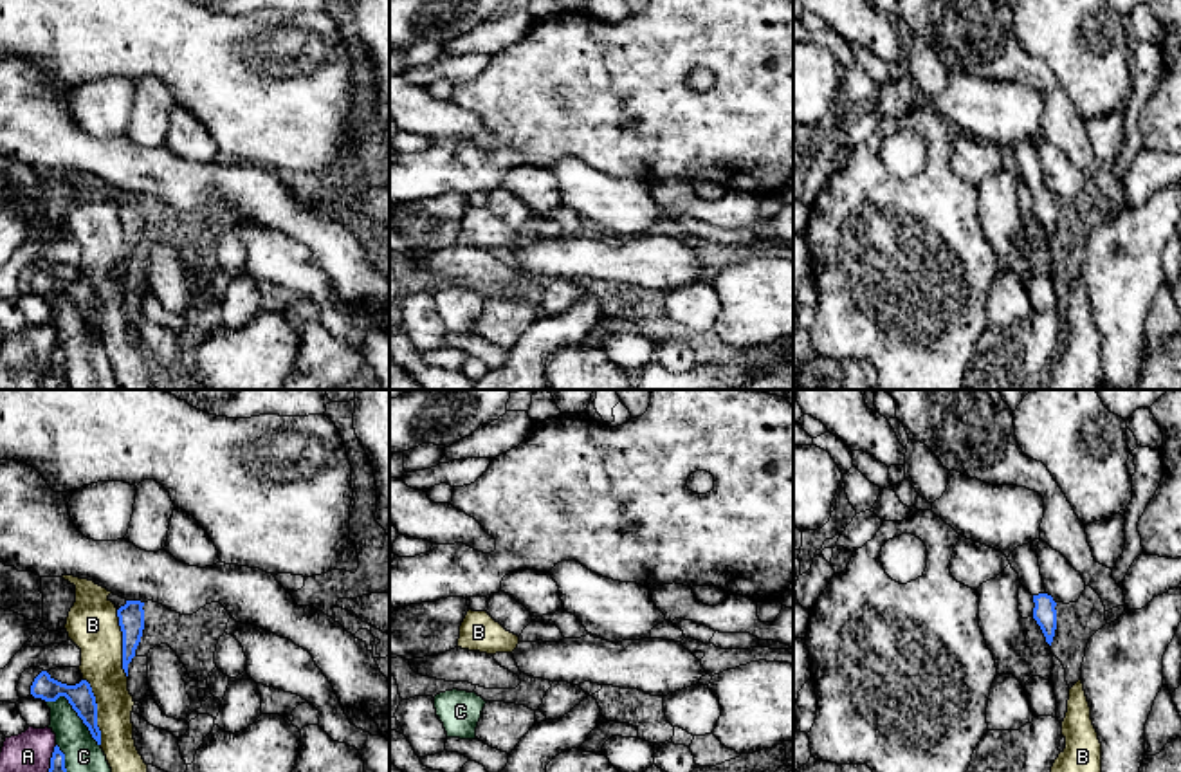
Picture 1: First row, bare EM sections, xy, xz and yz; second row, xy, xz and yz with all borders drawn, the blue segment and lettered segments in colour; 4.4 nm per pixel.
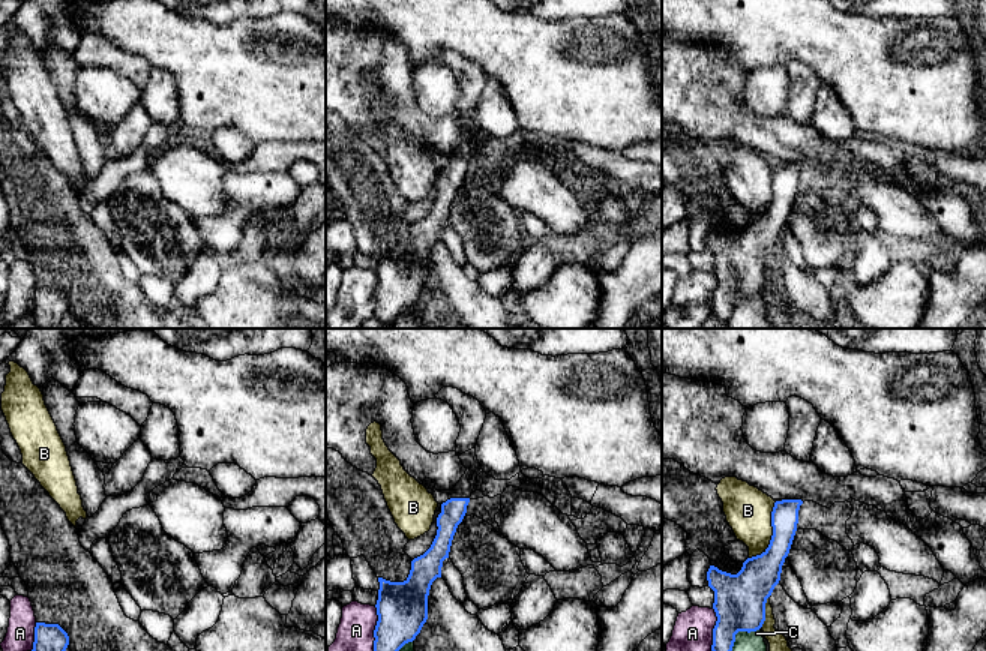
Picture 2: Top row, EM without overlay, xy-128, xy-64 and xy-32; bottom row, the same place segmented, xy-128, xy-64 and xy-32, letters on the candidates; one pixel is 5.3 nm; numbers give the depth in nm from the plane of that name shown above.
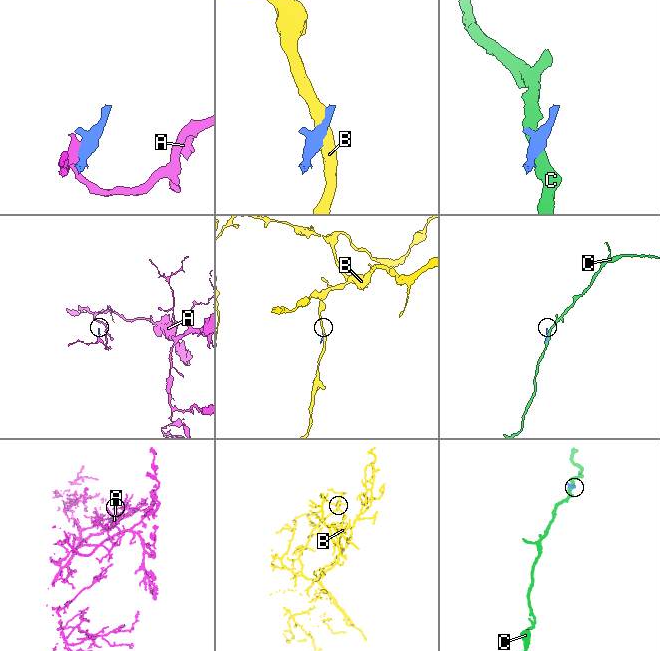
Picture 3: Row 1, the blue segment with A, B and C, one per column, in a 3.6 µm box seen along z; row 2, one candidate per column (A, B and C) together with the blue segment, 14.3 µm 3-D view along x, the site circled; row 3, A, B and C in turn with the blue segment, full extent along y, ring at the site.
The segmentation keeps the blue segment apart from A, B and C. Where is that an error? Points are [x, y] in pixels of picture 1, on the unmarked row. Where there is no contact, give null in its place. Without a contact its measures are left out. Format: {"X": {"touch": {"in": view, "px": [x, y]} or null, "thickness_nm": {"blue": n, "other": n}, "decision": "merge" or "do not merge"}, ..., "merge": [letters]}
{"A": {"touch": {"in": "xy", "px": [51, 356]}, "thickness_nm": {"blue": 70, "other": 220}, "decision": "do not merge"}, "B": {"touch": {"in": "xy", "px": [123, 240]}, "thickness_nm": {"blue": 110, "other": 240}, "decision": "do not merge"}, "C": {"touch": {"in": "xy", "px": [76, 307]}, "thickness_nm": {"blue": 120, "other": 190}, "decision": "do not merge"}, "merge": []}

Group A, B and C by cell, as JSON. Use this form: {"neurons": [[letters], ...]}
{"neurons": [["A"], ["B"], ["C"]]}

